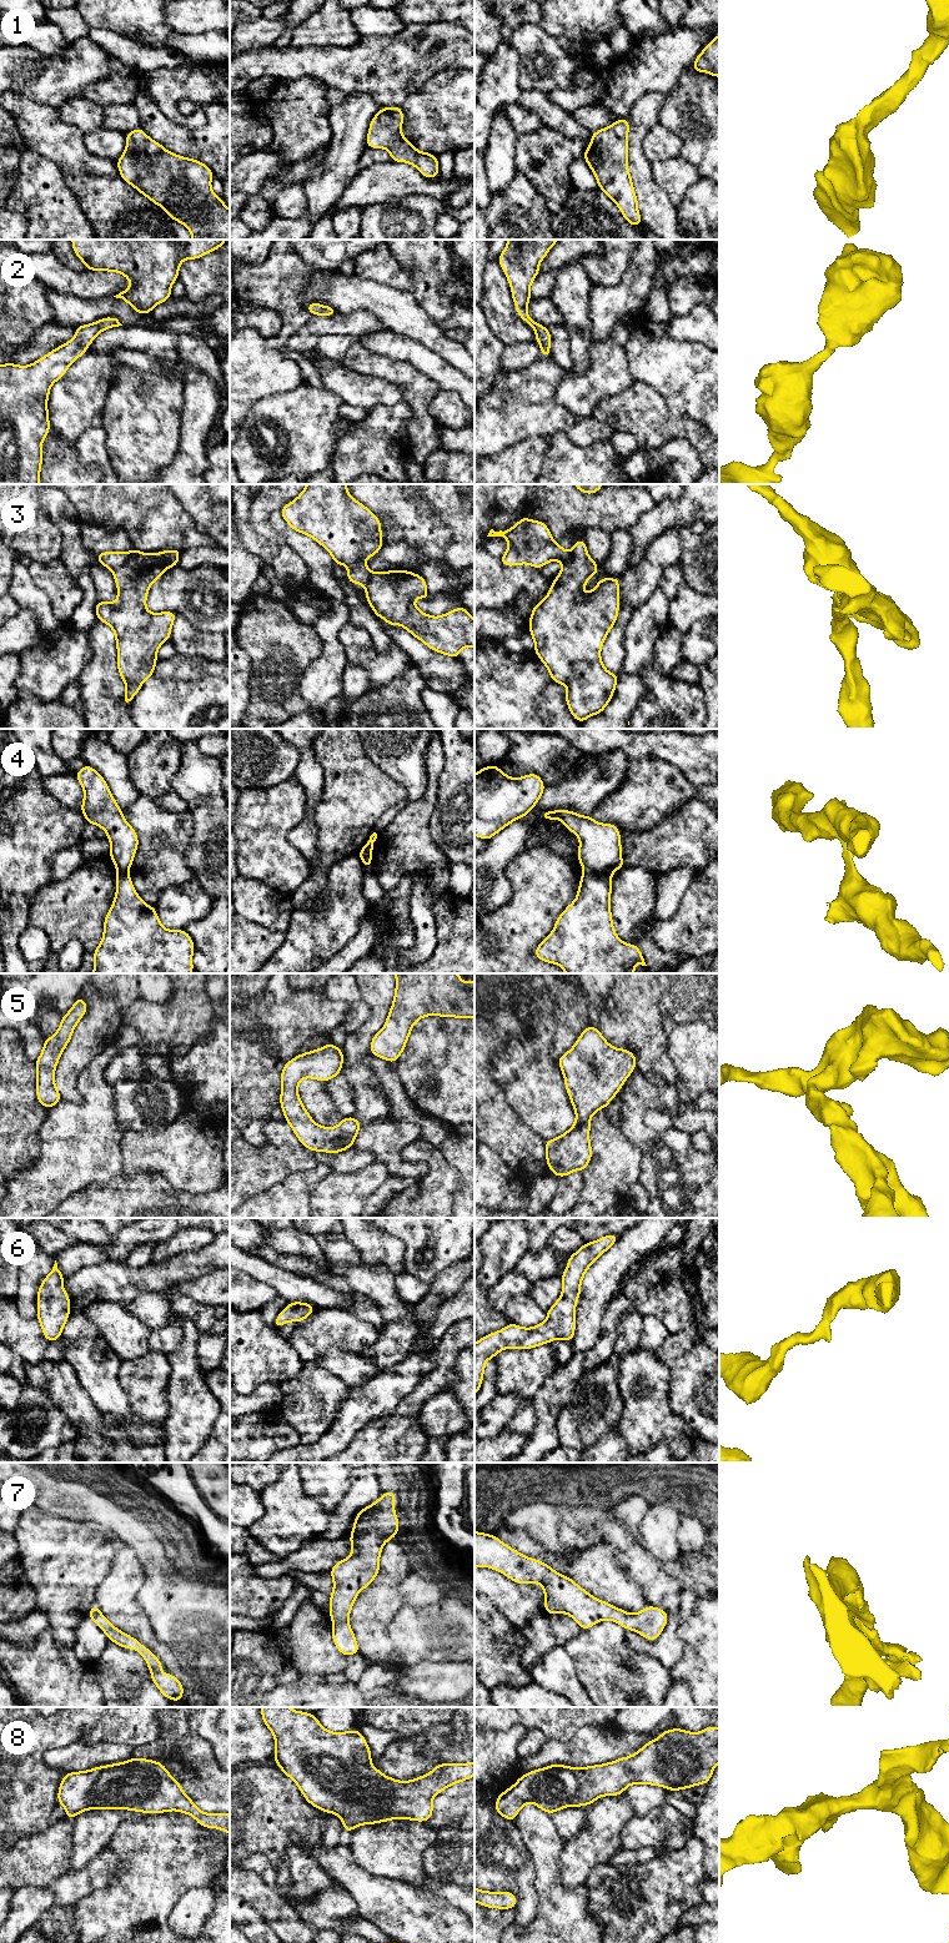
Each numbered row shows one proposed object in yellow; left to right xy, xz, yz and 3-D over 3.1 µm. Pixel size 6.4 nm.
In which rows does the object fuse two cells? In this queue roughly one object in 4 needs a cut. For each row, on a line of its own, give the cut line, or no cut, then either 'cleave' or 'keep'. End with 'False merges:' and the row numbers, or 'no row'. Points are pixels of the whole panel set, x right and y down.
1: no cut; keep
2: no cut; keep
3: cut in xy along (131, 552), (130, 557), (113, 570); cleave
4: cut in yz along (585, 869), (598, 875), (611, 876); cleave
5: no cut; keep
6: no cut; keep
7: no cut; keep
8: no cut; keep
False merges: 3, 4

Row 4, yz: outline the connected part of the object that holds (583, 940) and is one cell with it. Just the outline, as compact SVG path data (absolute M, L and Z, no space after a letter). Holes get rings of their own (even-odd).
M584 870L576 900L557 917L552 932L534 950L534 956L554 963L566 973L634 973L634 966L647 966L638 946L624 943L616 935L611 912L612 876Z

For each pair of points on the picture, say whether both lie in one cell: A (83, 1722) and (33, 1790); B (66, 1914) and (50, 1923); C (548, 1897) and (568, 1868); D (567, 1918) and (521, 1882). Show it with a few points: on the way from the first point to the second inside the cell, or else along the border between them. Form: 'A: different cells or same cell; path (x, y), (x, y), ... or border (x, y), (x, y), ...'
A: same cell; path (61, 1728), (39, 1750), (33, 1768)
B: same cell; path (63, 1918), (54, 1923)
C: different cells; border (562, 1851), (561, 1881), (568, 1887), (583, 1884)
D: different cells; border (533, 1866), (537, 1886), (537, 1916), (530, 1923)

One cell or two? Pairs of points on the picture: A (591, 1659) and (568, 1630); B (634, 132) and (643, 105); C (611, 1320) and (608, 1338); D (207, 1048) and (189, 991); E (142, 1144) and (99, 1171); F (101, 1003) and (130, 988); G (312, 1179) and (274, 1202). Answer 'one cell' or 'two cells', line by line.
A: two cells
B: one cell
C: one cell
D: two cells
E: two cells
F: two cells
G: one cell

